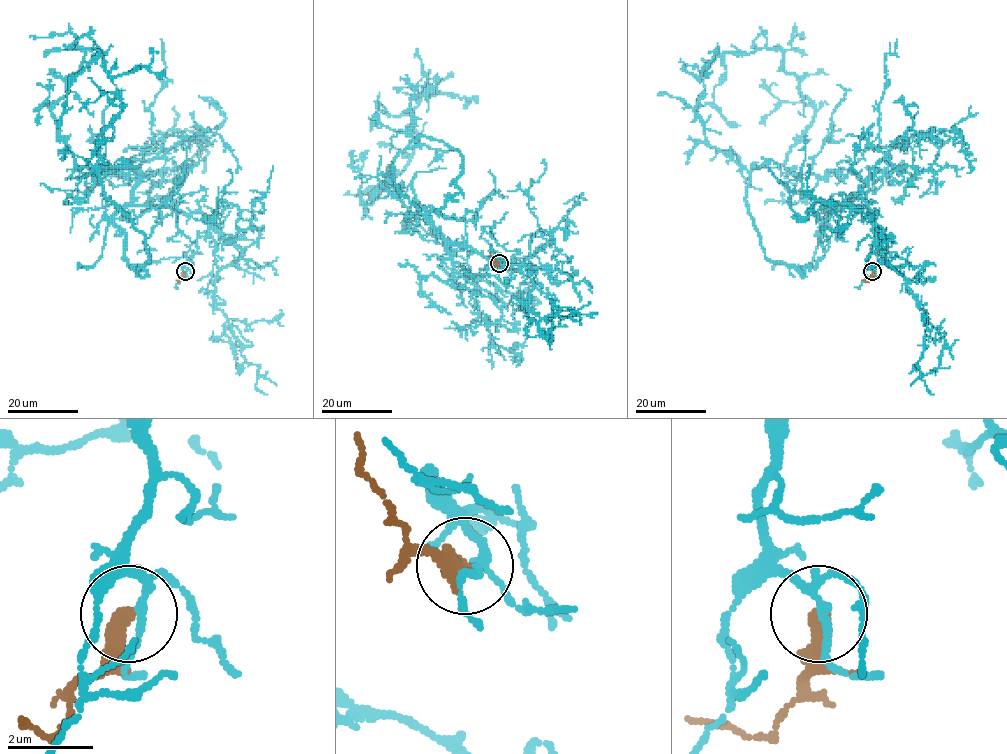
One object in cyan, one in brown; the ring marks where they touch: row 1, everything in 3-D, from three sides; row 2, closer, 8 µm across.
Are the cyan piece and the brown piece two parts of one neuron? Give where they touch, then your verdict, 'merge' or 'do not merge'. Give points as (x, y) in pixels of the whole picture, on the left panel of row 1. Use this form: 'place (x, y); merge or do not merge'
place (185, 271); do not merge

